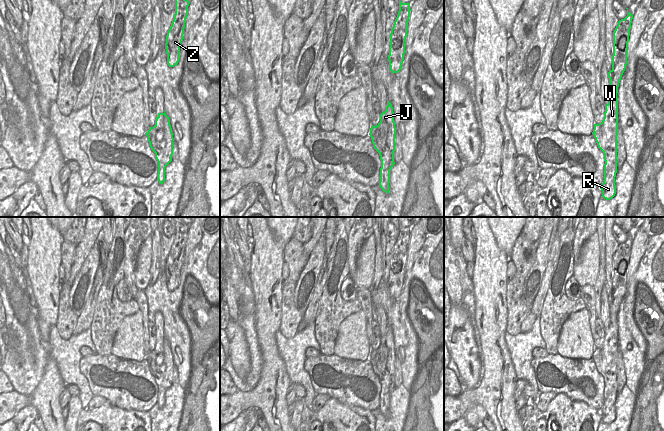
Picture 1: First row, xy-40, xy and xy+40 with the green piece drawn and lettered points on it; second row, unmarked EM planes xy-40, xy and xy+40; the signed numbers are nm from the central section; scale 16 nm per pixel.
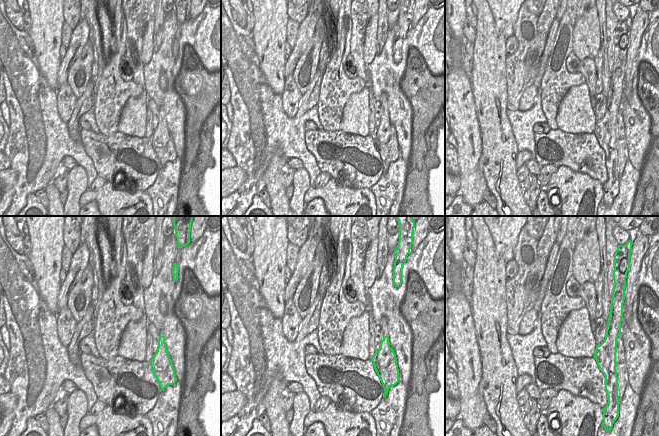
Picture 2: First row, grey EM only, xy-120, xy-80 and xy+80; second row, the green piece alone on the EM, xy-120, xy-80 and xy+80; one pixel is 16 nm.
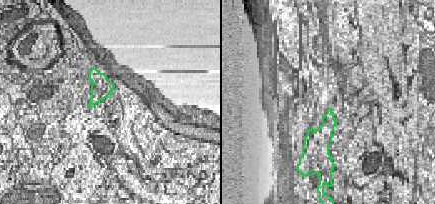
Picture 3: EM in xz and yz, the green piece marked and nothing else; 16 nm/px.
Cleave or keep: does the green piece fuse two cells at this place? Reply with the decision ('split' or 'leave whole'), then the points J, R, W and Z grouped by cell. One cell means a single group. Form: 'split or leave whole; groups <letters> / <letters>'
split; groups J / R W Z

